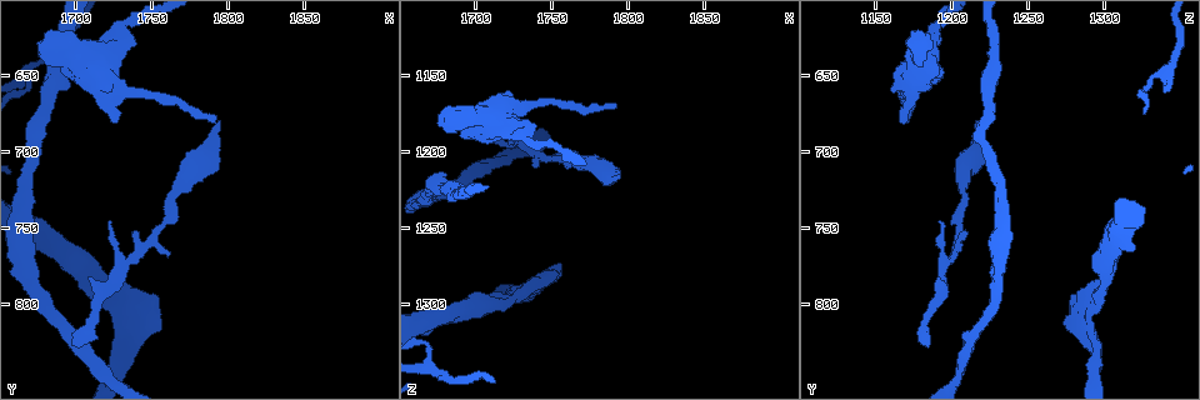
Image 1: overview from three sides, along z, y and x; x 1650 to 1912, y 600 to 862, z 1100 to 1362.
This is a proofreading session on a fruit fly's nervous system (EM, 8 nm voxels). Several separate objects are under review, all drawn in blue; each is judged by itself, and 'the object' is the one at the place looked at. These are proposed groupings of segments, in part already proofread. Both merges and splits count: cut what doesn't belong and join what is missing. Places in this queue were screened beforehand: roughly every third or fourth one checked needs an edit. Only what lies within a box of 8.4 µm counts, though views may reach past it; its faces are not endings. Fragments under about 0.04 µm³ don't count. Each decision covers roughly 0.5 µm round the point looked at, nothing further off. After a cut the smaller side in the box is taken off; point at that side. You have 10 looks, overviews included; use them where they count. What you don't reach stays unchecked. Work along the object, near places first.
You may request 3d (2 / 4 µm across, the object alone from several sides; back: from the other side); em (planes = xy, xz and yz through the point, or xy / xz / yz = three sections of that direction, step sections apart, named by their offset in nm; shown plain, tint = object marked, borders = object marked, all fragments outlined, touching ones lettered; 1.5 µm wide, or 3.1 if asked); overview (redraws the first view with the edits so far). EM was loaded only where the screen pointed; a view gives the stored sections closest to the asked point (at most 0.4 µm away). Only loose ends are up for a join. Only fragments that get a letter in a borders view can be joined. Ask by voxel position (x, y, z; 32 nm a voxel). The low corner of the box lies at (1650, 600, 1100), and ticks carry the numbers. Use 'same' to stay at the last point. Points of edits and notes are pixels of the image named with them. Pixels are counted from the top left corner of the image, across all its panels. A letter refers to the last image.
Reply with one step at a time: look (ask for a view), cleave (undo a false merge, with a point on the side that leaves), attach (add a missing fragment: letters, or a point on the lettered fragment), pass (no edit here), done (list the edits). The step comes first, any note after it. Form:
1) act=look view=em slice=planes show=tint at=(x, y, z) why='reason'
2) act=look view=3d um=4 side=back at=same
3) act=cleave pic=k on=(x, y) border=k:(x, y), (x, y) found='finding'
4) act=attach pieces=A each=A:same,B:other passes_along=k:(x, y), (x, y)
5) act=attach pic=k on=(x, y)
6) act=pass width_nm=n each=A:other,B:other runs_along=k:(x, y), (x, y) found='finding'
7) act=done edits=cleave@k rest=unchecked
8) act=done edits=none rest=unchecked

act=look view=em slice=planes show=borders at=(1688, 630, 1178) why='sharp bend'

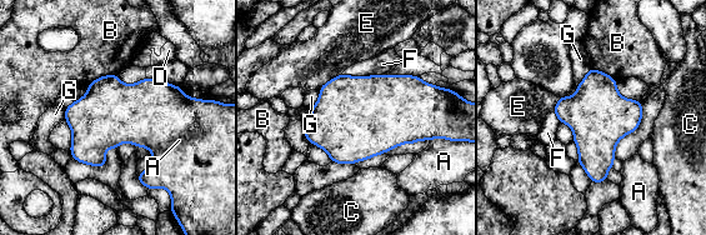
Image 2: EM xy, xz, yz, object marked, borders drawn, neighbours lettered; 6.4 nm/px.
act=pass width_nm=440 each=A:other,B:other,C:other,D:other,E:other,F:other,G:other border=2:(429, 140), (445, 138), (455, 141) found='one cell here'

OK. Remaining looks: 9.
act=look view=em slice=xy step=4 show=tint at=(1728, 680, 1168) why='branch stops here'

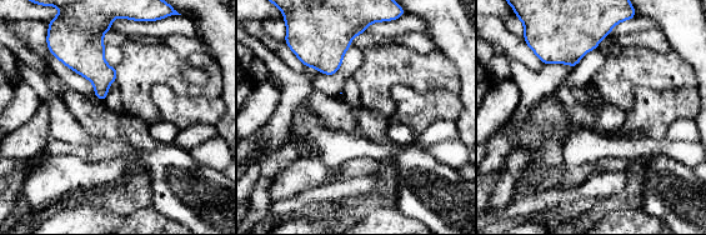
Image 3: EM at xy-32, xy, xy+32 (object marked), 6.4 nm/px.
act=look view=em slice=planes show=borders at=same why='another direction'

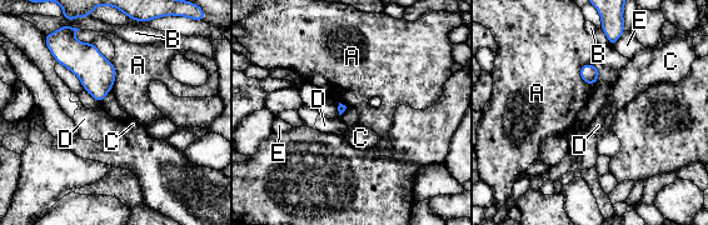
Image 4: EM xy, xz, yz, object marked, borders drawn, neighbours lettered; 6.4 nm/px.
act=pass each=A:other,B:other,C:other,D:other,E:other border=4:(582, 64), (581, 78), (593, 85) found='no lettered fragment goes on from it'

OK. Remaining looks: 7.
act=look view=em slice=planes show=borders at=(1698, 826, 1182) why='free end'

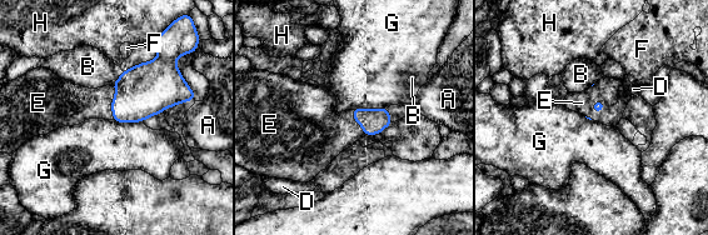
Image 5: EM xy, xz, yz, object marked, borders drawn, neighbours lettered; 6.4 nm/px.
act=attach pieces=E each=A:other,B:other,D:other,E:same,F:other,G:other,H:other found='the cell continues'

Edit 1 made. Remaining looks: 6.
act=look view=3d um=2 side=back at=(1790, 678, 1168) why='end of a long branch'

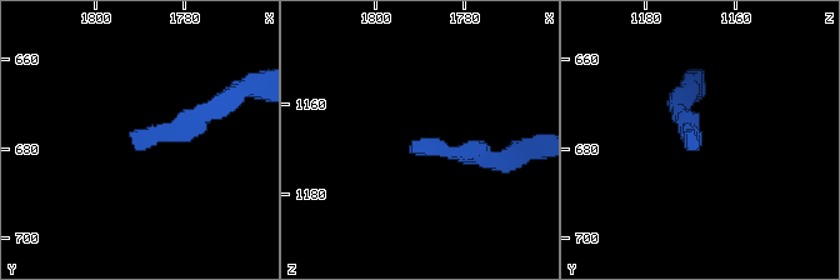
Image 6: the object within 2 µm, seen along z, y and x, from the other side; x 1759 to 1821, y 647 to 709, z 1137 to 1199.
act=look view=em slice=planes show=borders at=(1791, 678, 1168)

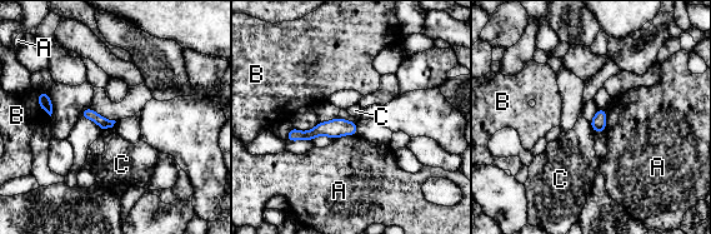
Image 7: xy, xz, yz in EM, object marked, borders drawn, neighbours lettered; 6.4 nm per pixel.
act=pass each=A:other,B:other,C:other border=7:(115, 122), (103, 133) found='no lettered fragment goes on from it'

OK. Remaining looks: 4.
act=done edits=attach@5 rest=unchecked

